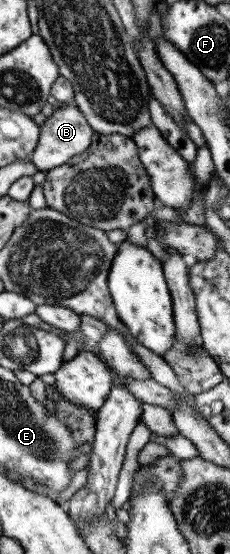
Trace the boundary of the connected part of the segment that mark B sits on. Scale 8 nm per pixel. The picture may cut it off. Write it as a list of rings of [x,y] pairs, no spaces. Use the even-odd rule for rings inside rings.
[[[74,103],[66,104],[63,108],[55,110],[42,124],[38,144],[32,153],[32,164],[43,173],[67,165],[75,156],[89,148],[95,136],[83,112]]]

